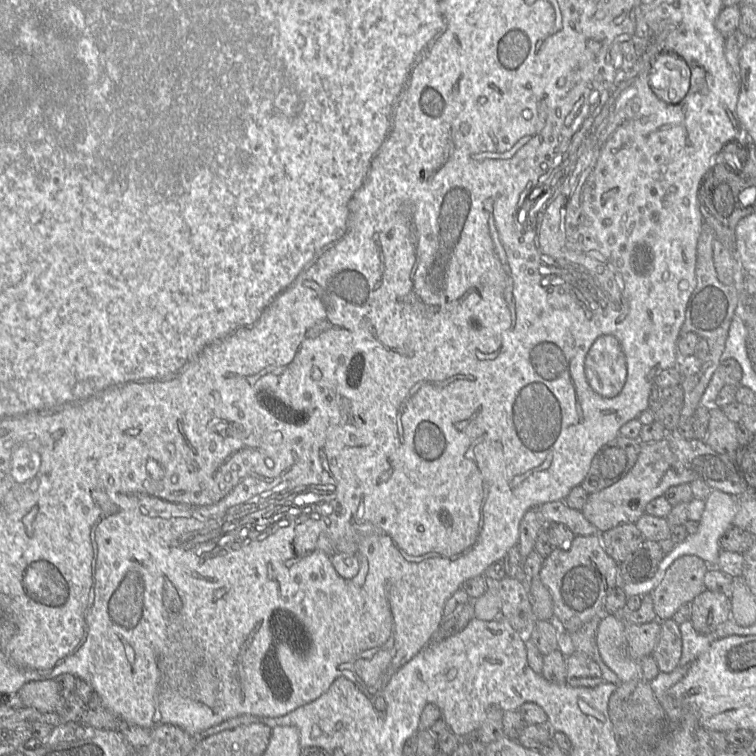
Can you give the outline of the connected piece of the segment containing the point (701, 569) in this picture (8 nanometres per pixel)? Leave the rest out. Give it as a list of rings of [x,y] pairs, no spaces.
[[[696,555],[677,558],[665,571],[651,596],[657,620],[673,617],[685,603],[691,603],[705,588],[704,576],[710,566]]]

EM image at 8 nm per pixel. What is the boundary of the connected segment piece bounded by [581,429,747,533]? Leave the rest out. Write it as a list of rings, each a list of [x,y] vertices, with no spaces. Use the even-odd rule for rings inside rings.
[[[676,429],[667,431],[659,441],[641,444],[638,459],[628,474],[615,484],[589,494],[581,512],[599,533],[603,533],[620,524],[636,523],[650,501],[663,496],[672,486],[689,484],[694,480],[702,480],[713,490],[734,497],[747,493],[743,480],[728,457],[714,451],[703,440],[680,437]]]

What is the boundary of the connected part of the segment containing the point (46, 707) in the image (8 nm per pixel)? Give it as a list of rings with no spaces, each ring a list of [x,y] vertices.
[[[36,680],[24,684],[17,692],[25,707],[40,712],[54,712],[61,699],[61,691],[53,680]]]

